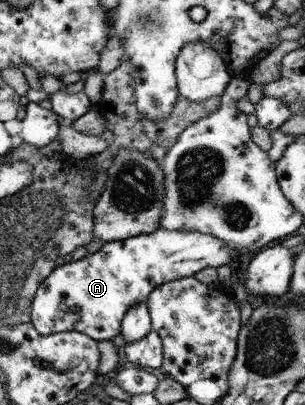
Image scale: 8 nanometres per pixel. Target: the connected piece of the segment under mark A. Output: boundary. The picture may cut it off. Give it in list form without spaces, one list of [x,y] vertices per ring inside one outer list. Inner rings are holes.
[[[158,228],[149,234],[139,235],[133,238],[128,238],[124,241],[111,241],[104,243],[101,250],[98,250],[95,254],[88,255],[82,260],[73,261],[68,260],[63,266],[58,266],[39,286],[35,293],[34,299],[31,303],[31,324],[36,328],[36,331],[42,335],[52,335],[53,333],[62,333],[67,331],[77,331],[87,335],[89,338],[100,341],[112,341],[112,338],[121,334],[121,323],[124,316],[128,313],[128,310],[136,304],[147,301],[148,296],[161,285],[168,282],[173,282],[185,277],[194,277],[195,274],[204,268],[213,267],[218,269],[220,266],[228,265],[230,261],[234,259],[241,260],[244,255],[238,255],[232,253],[219,239],[214,236],[203,234],[200,232],[191,231],[168,231],[162,228]]]

